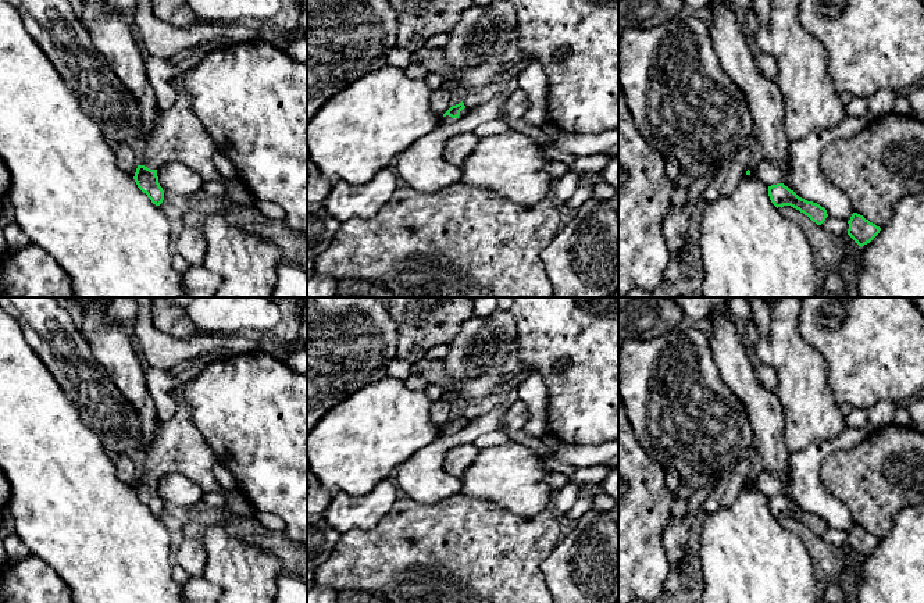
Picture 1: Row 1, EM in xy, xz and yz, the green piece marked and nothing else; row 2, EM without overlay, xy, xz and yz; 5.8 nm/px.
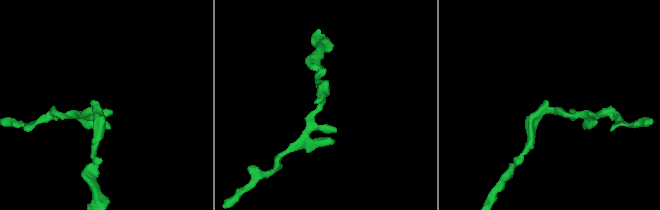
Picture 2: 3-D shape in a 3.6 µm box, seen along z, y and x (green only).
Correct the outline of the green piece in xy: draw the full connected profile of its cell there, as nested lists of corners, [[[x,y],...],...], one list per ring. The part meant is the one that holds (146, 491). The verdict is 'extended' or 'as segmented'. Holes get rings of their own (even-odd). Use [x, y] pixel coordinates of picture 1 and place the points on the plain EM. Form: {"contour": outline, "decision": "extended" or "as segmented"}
{"contour": [[[183,400],[176,402],[175,415],[157,429],[149,449],[140,454],[135,484],[138,499],[153,515],[160,517],[164,502],[158,495],[157,481],[168,472],[181,472],[204,493],[225,495],[225,509],[246,518],[254,518],[254,507],[236,490],[224,490],[213,475],[217,457],[192,420],[192,410]]], "decision": "extended"}

